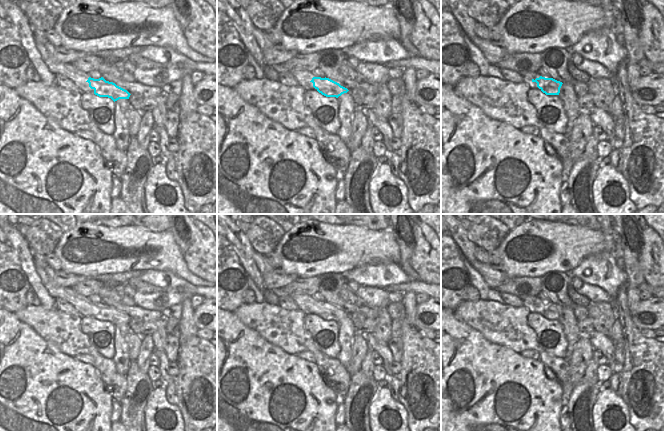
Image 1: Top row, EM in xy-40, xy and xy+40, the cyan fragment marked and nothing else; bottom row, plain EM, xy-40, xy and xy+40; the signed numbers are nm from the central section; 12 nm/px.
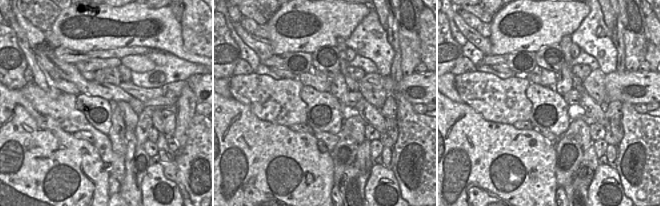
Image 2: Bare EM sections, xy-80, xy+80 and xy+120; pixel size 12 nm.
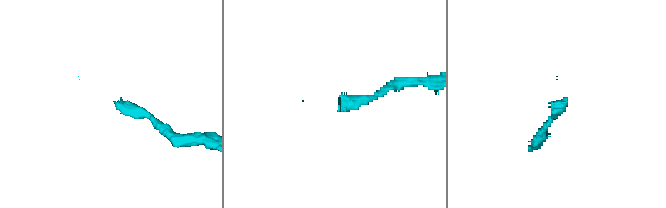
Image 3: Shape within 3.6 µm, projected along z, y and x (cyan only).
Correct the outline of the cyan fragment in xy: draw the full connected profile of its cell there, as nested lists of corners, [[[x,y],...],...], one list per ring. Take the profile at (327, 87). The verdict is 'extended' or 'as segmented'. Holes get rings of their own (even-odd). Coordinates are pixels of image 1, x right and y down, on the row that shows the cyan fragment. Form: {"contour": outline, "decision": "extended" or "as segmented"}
{"contour": [[[313,77],[310,81],[313,83],[313,87],[322,95],[326,97],[336,97],[338,98],[344,93],[347,93],[349,90],[339,83],[329,79],[321,77]]], "decision": "as segmented"}

